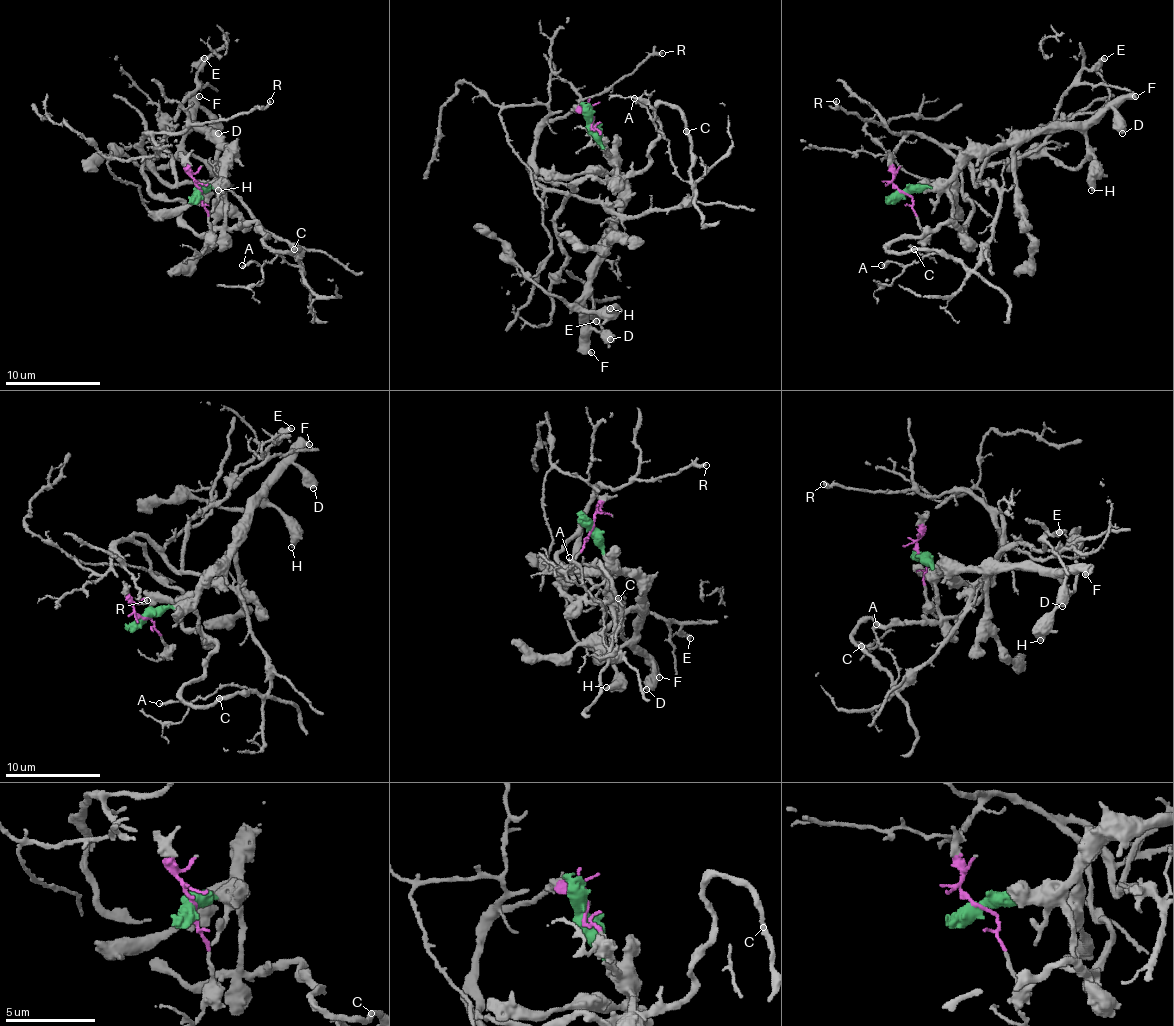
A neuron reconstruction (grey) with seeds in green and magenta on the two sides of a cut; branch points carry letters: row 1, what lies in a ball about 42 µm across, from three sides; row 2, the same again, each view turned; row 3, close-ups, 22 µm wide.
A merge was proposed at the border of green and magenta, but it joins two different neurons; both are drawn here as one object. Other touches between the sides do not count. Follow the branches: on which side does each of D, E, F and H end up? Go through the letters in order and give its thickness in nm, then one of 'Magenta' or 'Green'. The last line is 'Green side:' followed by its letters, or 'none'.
D: Thickness 750 nm. Green
E: Thickness 440 nm. Magenta
F: Thickness 480 nm. Green
H: Thickness 480 nm. Green
Green side: D, F, H

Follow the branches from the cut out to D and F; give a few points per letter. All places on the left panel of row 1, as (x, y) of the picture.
D: (200, 191), (214, 186), (223, 172), (226, 148), (192, 122), (192, 115), (200, 108), (219, 134)
F: (200, 191), (214, 186), (223, 172), (226, 148), (207, 129), (192, 122), (192, 108), (200, 96)

